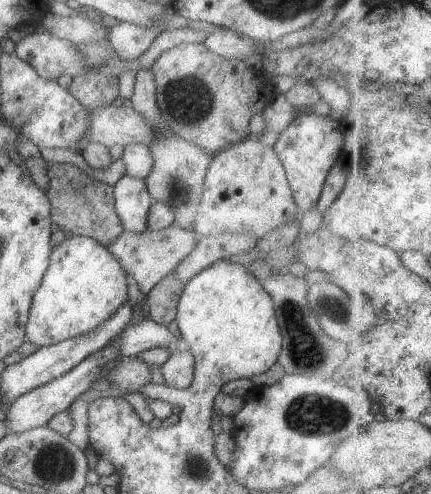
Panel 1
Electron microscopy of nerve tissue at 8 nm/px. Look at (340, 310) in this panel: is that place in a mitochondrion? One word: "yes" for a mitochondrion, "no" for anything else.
yes

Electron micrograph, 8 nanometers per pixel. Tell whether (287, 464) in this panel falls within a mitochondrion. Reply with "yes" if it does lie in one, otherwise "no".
no

